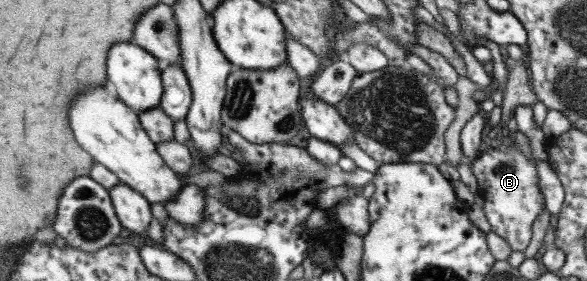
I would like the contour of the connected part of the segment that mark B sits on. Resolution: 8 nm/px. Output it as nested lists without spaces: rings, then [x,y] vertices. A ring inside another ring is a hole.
[[[506,143],[498,149],[481,152],[470,164],[481,192],[481,206],[490,231],[502,238],[513,250],[524,251],[531,238],[531,224],[544,208],[543,197],[537,187],[535,161],[519,151],[515,143]]]

